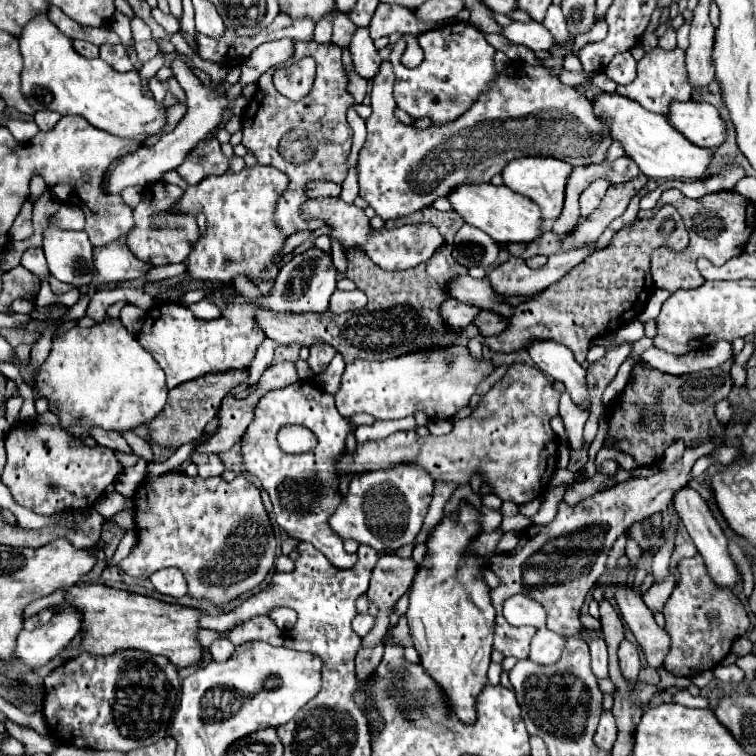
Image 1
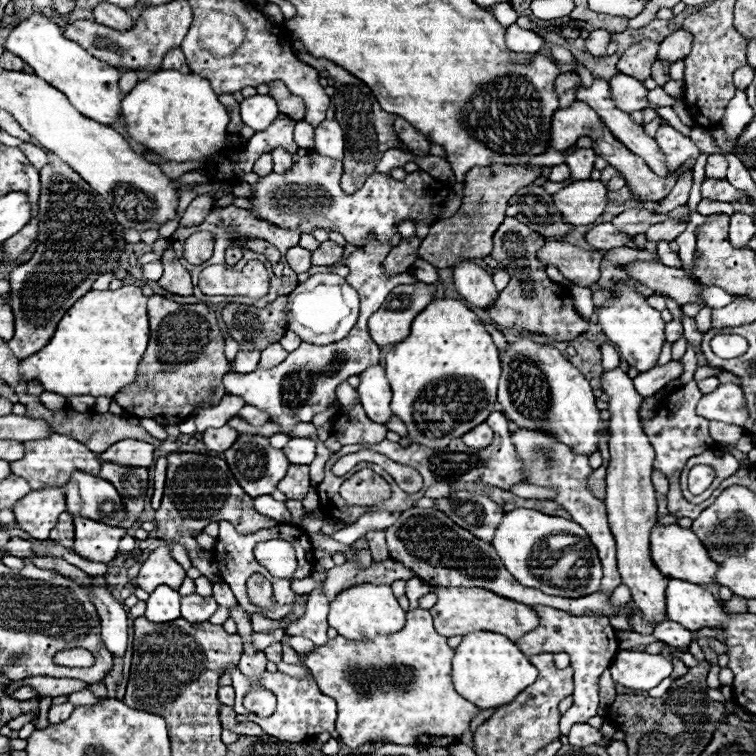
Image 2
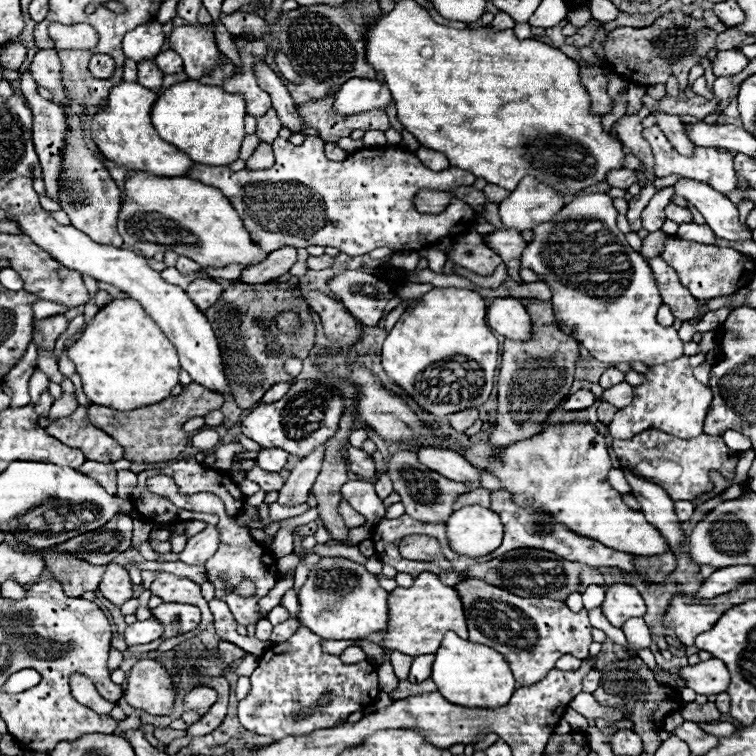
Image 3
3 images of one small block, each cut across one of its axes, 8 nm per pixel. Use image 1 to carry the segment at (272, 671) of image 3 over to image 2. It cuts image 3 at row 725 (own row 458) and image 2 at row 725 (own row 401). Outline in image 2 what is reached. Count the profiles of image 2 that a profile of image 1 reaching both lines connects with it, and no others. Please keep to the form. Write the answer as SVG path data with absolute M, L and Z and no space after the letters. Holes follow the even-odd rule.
M238 666L234 668L228 668L226 674L230 674L232 678L232 686L236 690L236 704L234 704L234 710L236 714L244 714L250 722L256 722L264 728L264 732L268 732L270 736L276 736L284 742L306 742L310 740L312 736L320 734L320 732L332 732L334 730L334 722L336 722L336 704L334 700L330 700L328 696L324 696L318 686L314 684L312 678L304 678L304 680L296 680L288 674L282 674L282 672L264 672L260 682L264 688L272 690L278 698L278 708L276 708L276 714L268 716L268 718L260 718L260 716L254 716L252 712L248 712L244 706L242 706L242 698L244 694L248 692L248 680L246 676L238 670Z

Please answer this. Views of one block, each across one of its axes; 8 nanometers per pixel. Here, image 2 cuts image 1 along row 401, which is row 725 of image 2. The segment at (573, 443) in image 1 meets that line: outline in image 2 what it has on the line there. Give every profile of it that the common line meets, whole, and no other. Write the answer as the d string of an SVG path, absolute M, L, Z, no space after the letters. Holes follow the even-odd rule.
M534 608L540 616L540 626L522 638L518 638L518 648L526 656L534 656L540 652L566 652L572 658L574 666L574 704L562 714L560 730L566 734L570 730L570 724L582 724L588 722L598 712L598 678L600 674L610 666L612 658L618 652L618 638L614 628L608 620L602 620L598 616L572 616L556 608Z

